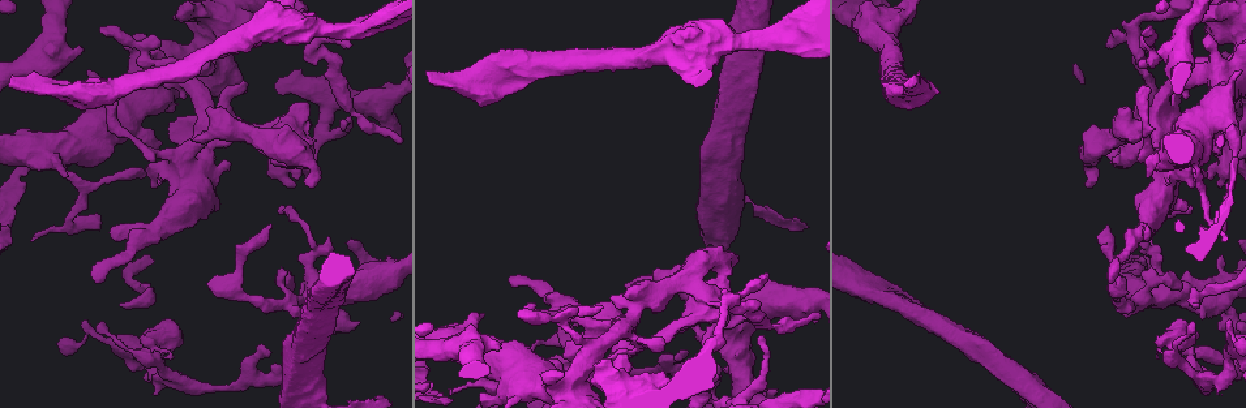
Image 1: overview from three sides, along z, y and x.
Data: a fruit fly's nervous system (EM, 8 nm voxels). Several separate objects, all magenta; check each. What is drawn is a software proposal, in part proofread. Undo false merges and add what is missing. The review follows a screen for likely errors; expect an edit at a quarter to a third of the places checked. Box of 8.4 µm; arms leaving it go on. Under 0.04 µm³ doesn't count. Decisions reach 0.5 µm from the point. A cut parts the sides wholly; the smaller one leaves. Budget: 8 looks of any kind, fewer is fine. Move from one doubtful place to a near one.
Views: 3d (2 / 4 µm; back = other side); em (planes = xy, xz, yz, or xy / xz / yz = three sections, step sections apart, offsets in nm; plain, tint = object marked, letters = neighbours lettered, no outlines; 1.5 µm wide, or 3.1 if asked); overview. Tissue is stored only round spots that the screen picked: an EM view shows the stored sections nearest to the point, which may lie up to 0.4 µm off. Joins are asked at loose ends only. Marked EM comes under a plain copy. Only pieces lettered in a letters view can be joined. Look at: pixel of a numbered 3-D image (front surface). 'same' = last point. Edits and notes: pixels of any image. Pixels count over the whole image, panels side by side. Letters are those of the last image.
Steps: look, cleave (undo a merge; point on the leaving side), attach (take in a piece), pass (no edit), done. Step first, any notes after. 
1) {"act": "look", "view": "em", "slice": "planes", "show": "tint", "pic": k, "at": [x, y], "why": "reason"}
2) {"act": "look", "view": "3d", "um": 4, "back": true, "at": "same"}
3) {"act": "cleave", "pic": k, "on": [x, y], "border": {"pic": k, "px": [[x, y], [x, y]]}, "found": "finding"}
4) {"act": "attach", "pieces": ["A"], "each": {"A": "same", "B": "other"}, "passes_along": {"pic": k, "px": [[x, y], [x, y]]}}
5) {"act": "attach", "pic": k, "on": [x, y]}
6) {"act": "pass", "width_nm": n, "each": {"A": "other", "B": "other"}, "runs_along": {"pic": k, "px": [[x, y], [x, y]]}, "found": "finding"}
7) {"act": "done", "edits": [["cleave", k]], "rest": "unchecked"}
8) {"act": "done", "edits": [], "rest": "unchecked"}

{"act": "look", "view": "3d", "um": 4, "pic": 1, "at": [899, 95], "why": "thick turns thin"}

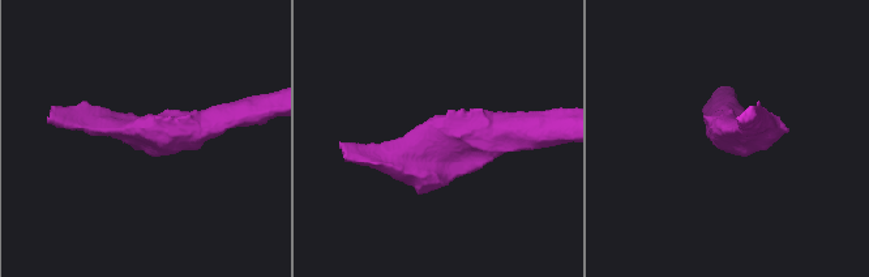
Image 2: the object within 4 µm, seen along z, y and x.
{"act": "look", "view": "em", "slice": "xz", "step": 4, "show": "letters", "pic": 2, "at": [455, 137]}

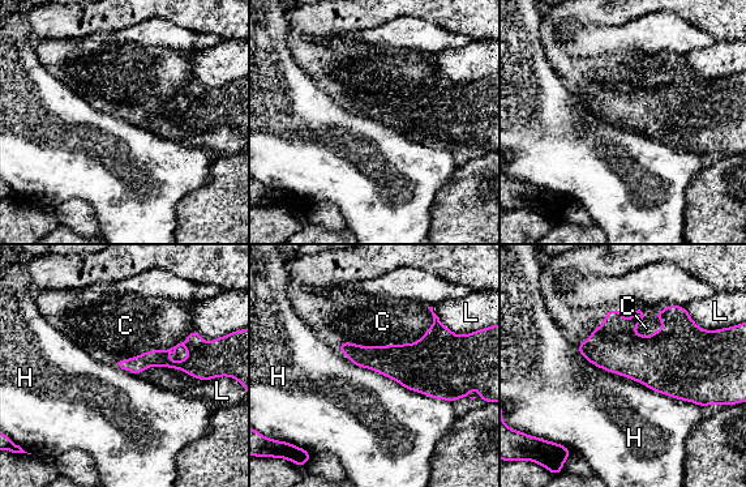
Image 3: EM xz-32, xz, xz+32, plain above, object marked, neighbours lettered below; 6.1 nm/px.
{"act": "pass", "each": {"C": "other", "H": "other", "L": "other"}, "border": {"pic": 3, "px": [[574, 344], [591, 363], [699, 406]]}, "found": "all the same neuron"}

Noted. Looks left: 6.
{"act": "look", "view": "3d", "um": 4, "pic": 1, "at": [101, 30], "why": "free end"}

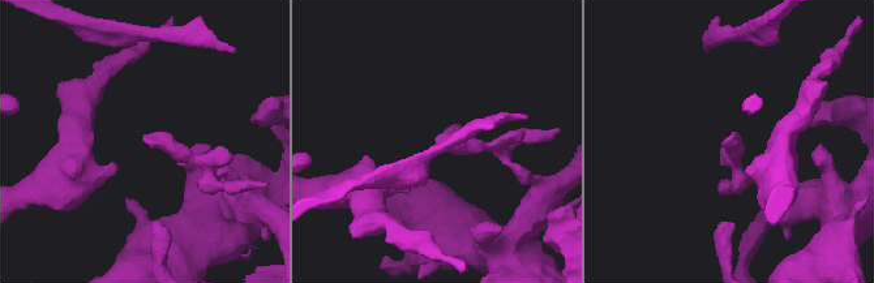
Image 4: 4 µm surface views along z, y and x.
{"act": "look", "view": "em", "slice": "planes", "show": "letters", "pic": 4, "at": [728, 138]}

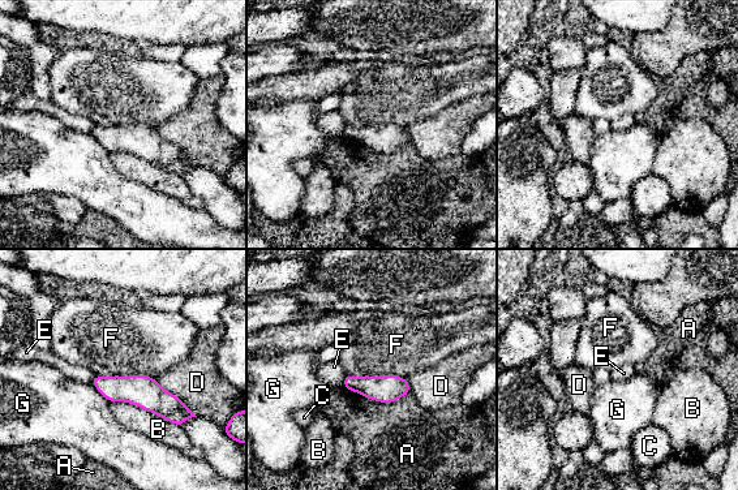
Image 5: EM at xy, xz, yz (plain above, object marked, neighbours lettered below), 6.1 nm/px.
{"act": "pass", "width_nm": 180, "each": {"A": "other", "B": "other", "C": "other", "D": "other", "E": "other", "F": "other", "G": "other"}, "found": "no lettered piece goes on from it"}

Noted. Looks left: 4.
{"act": "look", "view": "em", "slice": "planes", "show": "tint", "pic": 1, "at": [1181, 347], "why": "abrupt turn"}

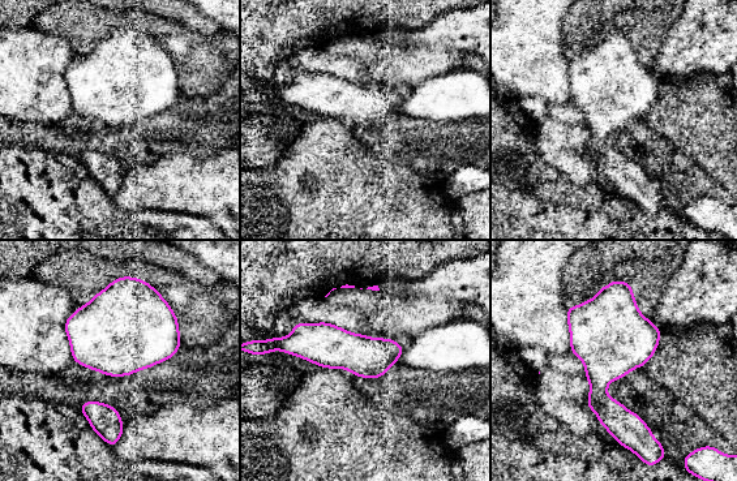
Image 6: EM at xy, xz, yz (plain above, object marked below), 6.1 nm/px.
{"act": "look", "view": "em", "slice": "planes", "show": "letters", "at": "same", "why": "what lies round it"}

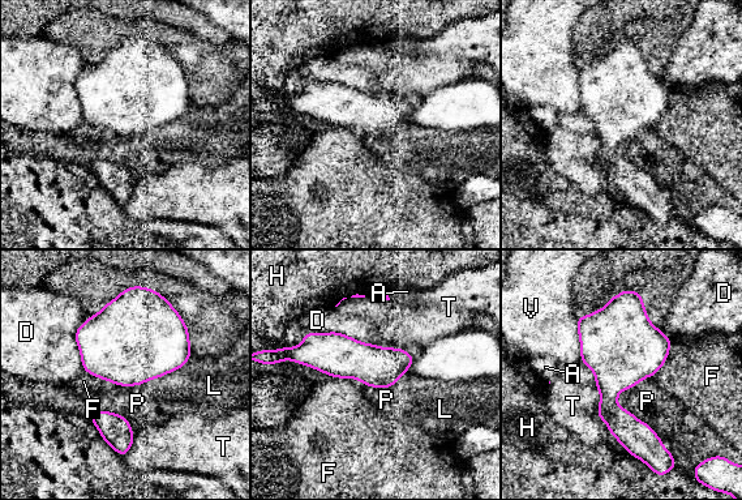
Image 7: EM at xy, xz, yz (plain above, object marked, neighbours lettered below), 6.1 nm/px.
{"act": "pass", "each": {"A": "other", "D": "other", "F": "other", "H": "other", "L": "other", "P": "other", "T": "other", "V": "other"}, "border": {"pic": 7, "px": [[655, 374], [617, 404], [660, 439]]}, "found": "one neuron here"}

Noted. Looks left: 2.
{"act": "done", "edits": [], "rest": "unchecked"}

